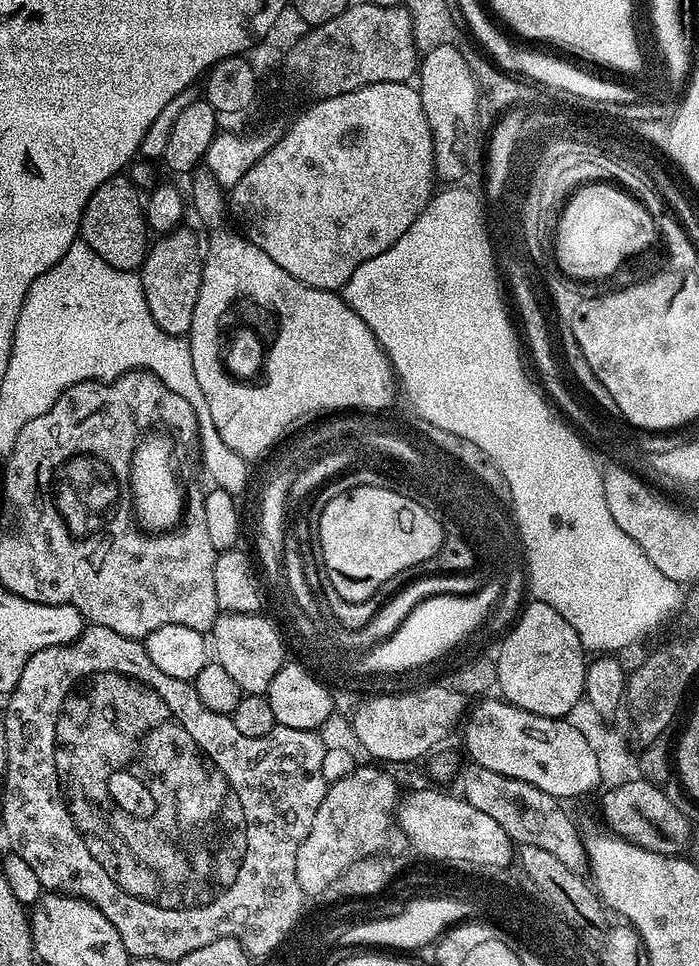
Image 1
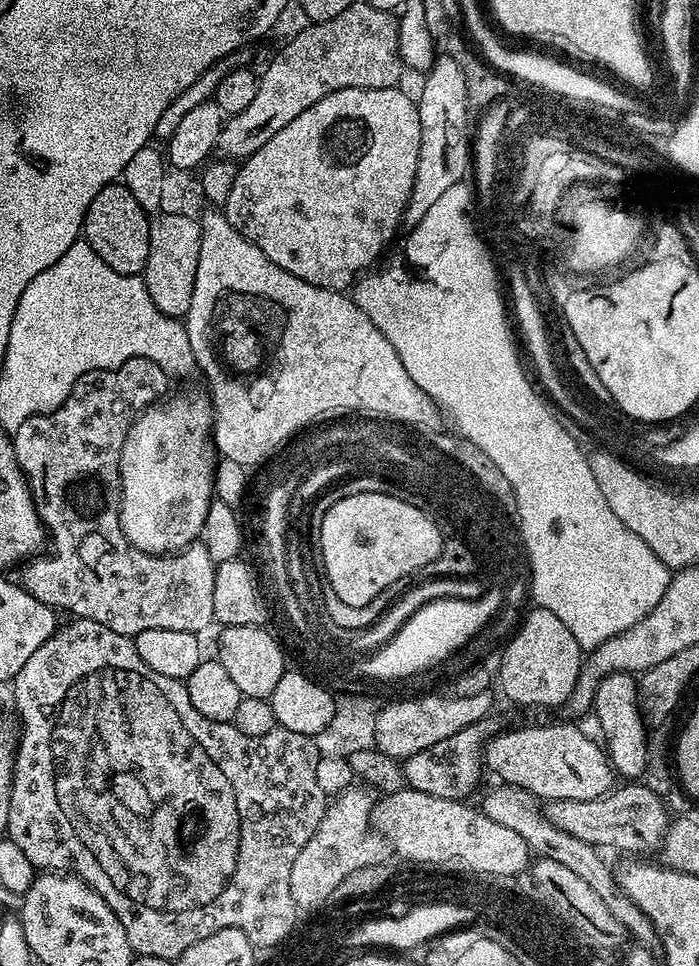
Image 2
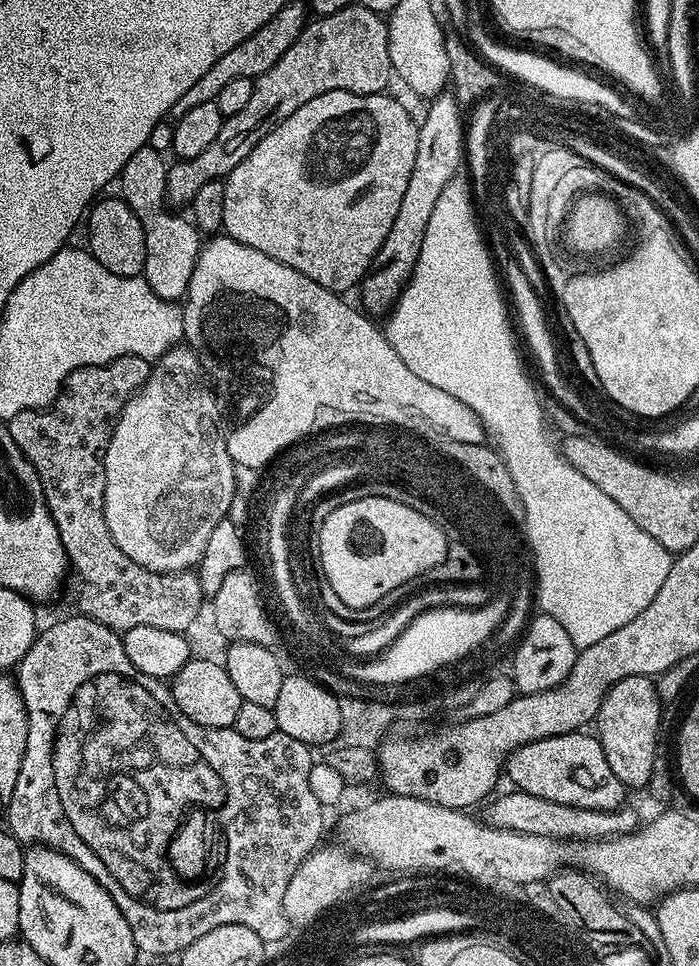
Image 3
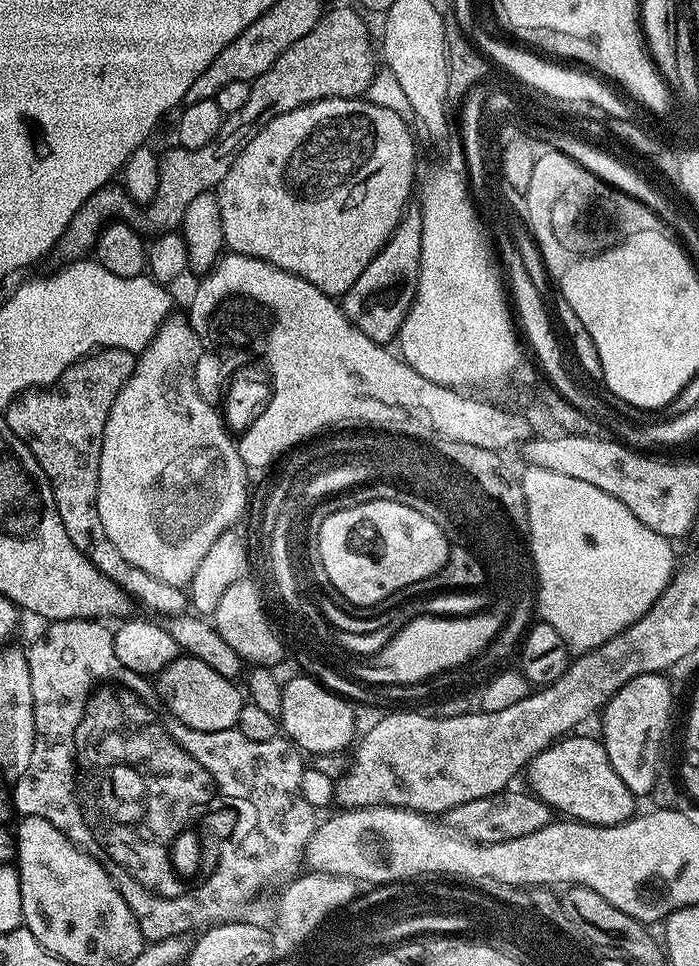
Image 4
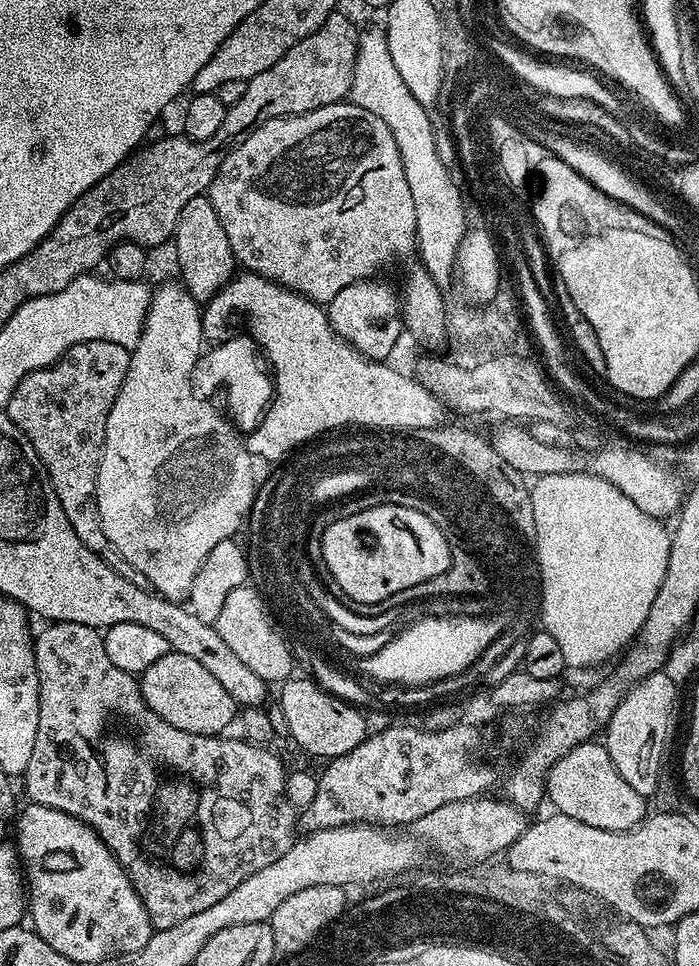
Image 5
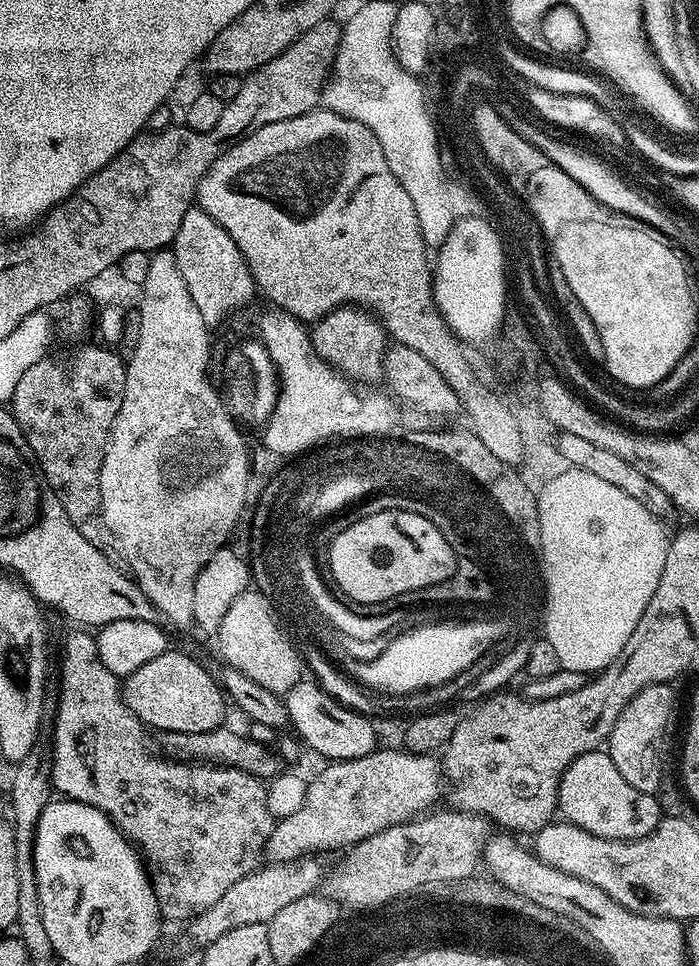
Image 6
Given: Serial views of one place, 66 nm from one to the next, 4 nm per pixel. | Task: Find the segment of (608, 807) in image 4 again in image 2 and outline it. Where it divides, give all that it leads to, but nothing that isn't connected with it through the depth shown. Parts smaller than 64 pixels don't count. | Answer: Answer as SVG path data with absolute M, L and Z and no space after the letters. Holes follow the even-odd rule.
M532 724L529 728L512 728L509 732L497 731L484 750L487 771L493 772L497 781L513 784L541 801L589 800L605 796L614 787L614 769L608 762L608 753L580 728L572 724Z

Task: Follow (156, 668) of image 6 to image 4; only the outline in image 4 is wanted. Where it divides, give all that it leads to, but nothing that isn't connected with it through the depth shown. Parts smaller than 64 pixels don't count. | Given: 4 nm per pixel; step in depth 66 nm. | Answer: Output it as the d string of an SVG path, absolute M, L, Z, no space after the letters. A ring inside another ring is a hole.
M187 654L177 655L175 660L169 662L155 677L154 683L164 707L194 730L217 732L235 728L238 714L246 703L239 683L226 679L214 670L214 666L206 666L206 662Z

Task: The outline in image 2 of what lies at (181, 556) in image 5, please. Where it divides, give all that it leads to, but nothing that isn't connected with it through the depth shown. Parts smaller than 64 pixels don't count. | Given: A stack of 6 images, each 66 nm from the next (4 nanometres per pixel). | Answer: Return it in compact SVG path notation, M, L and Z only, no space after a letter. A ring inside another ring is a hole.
M188 392L185 396L171 396L169 395L167 398L161 399L159 402L143 409L137 415L136 419L132 421L131 426L129 426L128 433L124 435L124 441L120 450L120 529L133 546L151 556L167 556L173 552L181 552L183 548L188 548L203 537L204 523L214 499L214 489L216 486L218 453L213 436L214 413L211 399L204 394L199 396L196 392Z

